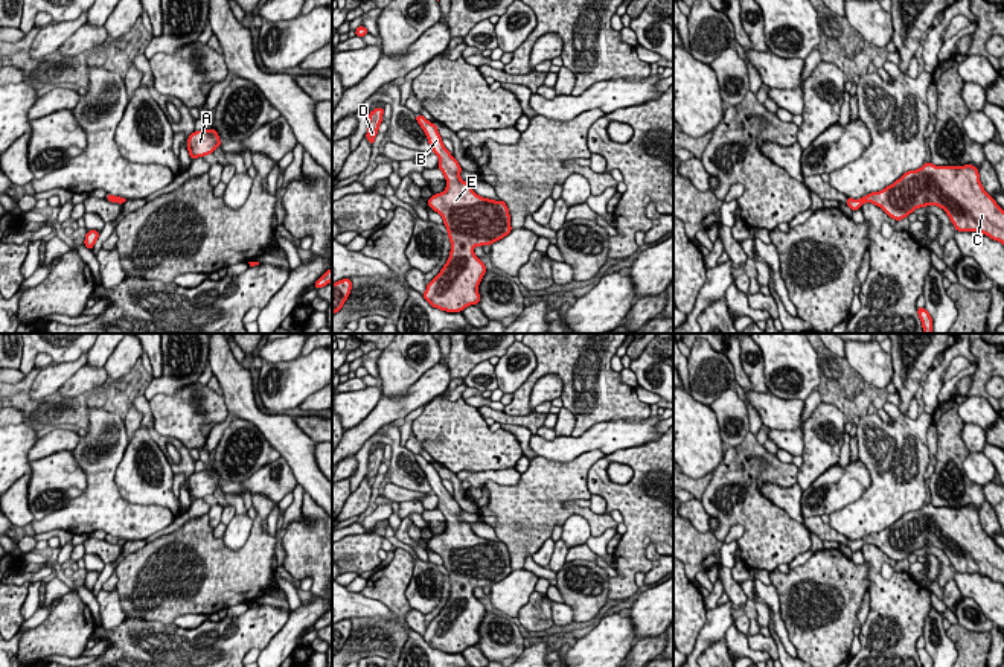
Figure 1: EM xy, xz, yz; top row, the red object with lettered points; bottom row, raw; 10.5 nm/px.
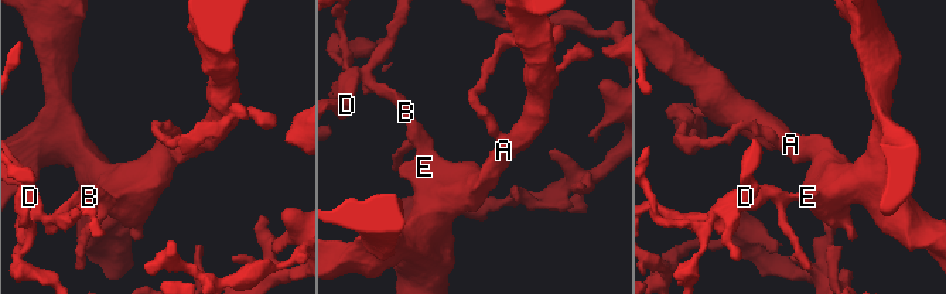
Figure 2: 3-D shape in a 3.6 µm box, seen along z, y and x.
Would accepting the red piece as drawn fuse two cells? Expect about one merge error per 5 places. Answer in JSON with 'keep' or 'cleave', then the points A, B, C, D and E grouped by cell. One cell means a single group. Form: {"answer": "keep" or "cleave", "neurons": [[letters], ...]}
{"answer": "keep", "neurons": [["A", "B", "C", "D", "E"]]}

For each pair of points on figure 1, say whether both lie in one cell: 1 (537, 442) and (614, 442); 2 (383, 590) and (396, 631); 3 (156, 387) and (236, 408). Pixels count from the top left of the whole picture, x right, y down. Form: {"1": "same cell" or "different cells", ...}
{"1": "same cell", "2": "same cell", "3": "different cells"}

